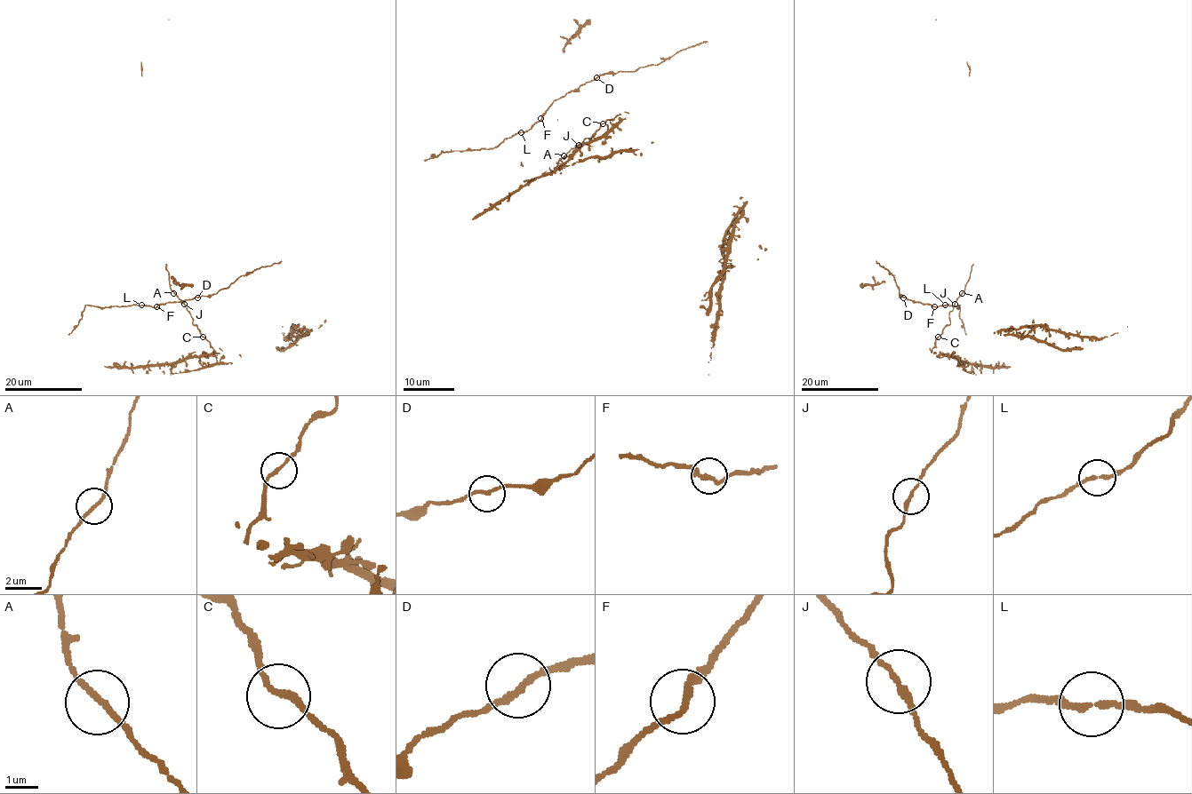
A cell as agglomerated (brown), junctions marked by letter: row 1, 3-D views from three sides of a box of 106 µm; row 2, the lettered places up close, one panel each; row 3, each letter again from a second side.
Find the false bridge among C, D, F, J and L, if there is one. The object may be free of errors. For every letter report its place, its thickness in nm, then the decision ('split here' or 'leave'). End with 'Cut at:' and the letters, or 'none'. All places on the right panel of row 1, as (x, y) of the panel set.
C: (938, 337) | 180 nm | leave
D: (903, 297) | 180 nm | leave
F: (934, 306) | 200 nm | leave
J: (955, 304) | 190 nm | leave
L: (945, 305) | 190 nm | leave
Cut at: none

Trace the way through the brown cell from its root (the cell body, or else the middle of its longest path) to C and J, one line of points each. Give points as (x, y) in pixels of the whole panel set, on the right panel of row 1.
C: (935, 353), (932, 350), (938, 337)
J: (935, 353), (932, 353), (935, 339), (950, 322), (948, 313), (955, 305)

